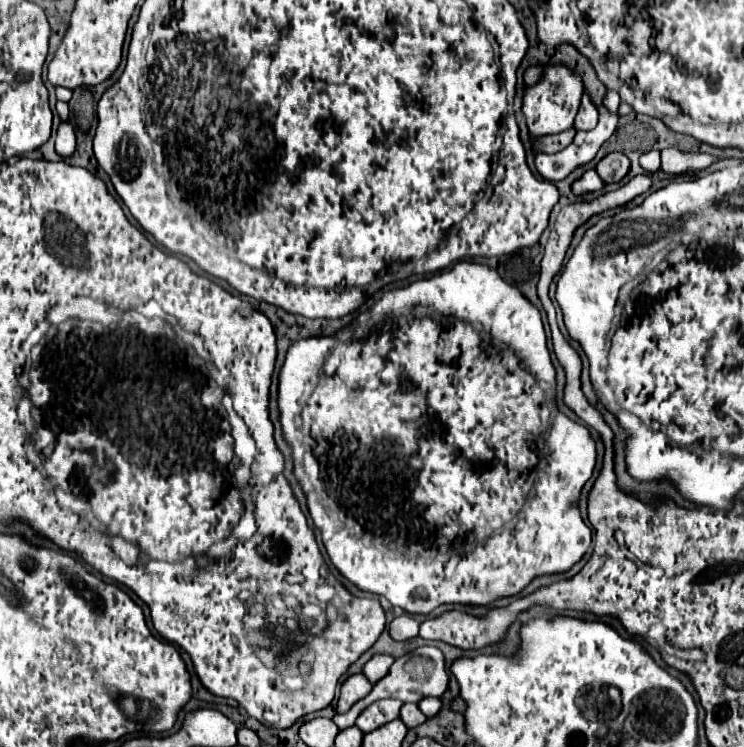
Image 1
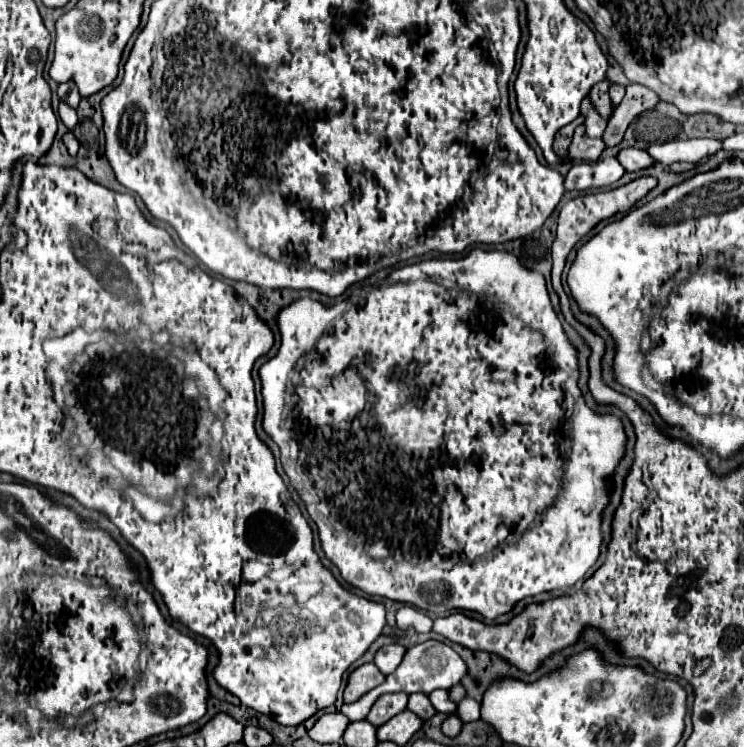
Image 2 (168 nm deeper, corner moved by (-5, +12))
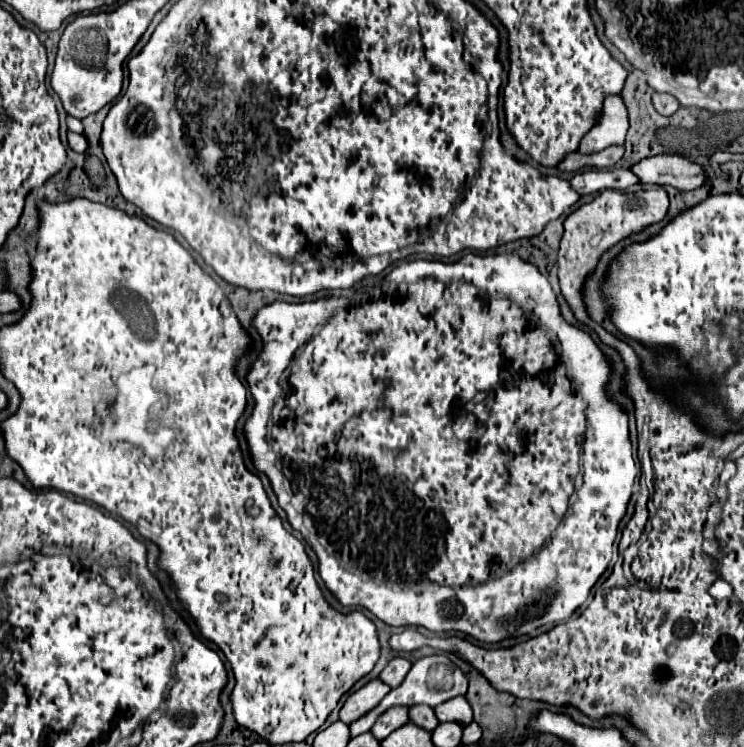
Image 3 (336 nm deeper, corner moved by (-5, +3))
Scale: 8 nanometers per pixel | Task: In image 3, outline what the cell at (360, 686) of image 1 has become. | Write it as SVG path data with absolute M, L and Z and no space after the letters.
M373 679L369 681L365 687L361 687L359 691L355 691L345 705L341 707L341 721L351 725L353 721L357 721L359 717L367 715L373 707L379 705L379 701L389 693L391 689L381 681L381 679Z

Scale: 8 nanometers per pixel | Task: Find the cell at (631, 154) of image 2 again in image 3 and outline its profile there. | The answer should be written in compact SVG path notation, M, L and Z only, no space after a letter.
M677 153L647 157L633 165L631 171L641 179L641 183L671 185L681 191L699 189L707 181L707 171L703 165L693 163L685 155Z

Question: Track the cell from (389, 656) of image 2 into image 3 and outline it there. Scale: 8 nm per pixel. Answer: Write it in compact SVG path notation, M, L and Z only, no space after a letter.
M395 657L393 661L389 661L389 665L383 669L381 673L381 681L387 683L391 689L399 687L405 679L405 673L411 669L411 663L403 657Z

